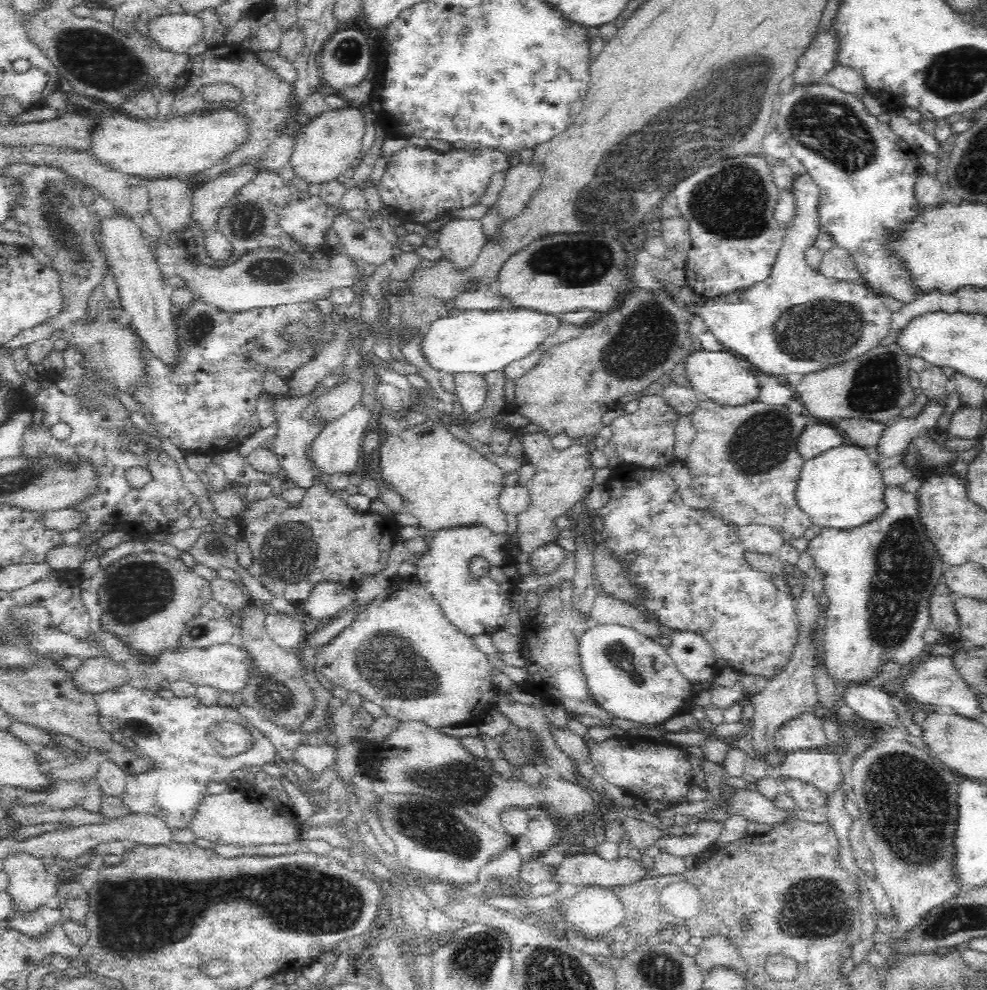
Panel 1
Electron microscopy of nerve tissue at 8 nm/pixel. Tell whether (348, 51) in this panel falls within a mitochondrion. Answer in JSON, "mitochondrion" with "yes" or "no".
{"mitochondrion":"yes"}

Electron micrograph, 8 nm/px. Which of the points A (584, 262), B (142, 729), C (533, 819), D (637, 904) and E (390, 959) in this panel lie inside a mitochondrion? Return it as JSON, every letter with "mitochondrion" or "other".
{"A":"mitochondrion","B":"mitochondrion","C":"other","D":"other","E":"other"}

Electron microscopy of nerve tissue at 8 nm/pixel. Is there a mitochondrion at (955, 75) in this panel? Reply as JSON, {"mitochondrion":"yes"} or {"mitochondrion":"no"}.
{"mitochondrion":"yes"}

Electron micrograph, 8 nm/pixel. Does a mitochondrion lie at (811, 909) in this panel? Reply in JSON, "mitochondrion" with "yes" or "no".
{"mitochondrion":"yes"}

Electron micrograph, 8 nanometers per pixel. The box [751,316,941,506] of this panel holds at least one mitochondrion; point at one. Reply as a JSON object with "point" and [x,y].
{"point":[877,386]}

